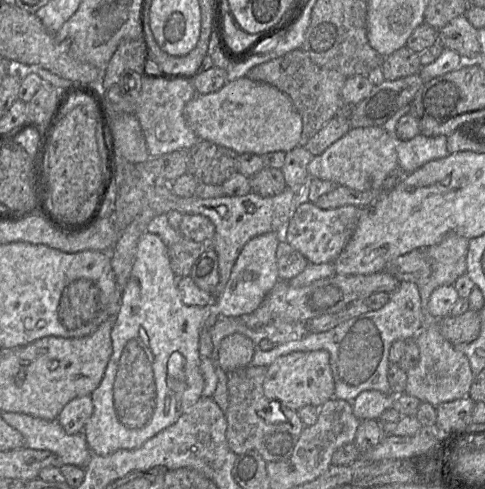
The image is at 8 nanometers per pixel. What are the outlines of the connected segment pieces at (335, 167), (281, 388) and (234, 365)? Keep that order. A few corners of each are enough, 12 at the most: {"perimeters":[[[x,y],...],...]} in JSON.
{"perimeters":[[[382,126],[351,128],[308,164],[358,191],[398,166]],[[296,351],[267,367],[263,391],[295,411],[335,391],[329,352]],[[242,333],[221,341],[218,363],[228,374],[248,366],[253,342]]]}

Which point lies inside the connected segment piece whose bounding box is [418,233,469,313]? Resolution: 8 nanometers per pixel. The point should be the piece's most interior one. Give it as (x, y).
(447, 258)

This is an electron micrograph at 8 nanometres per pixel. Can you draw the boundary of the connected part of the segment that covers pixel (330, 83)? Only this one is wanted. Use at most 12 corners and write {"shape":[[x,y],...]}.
{"shape":[[302,49],[252,67],[302,117],[304,147],[336,115],[347,78]]}

